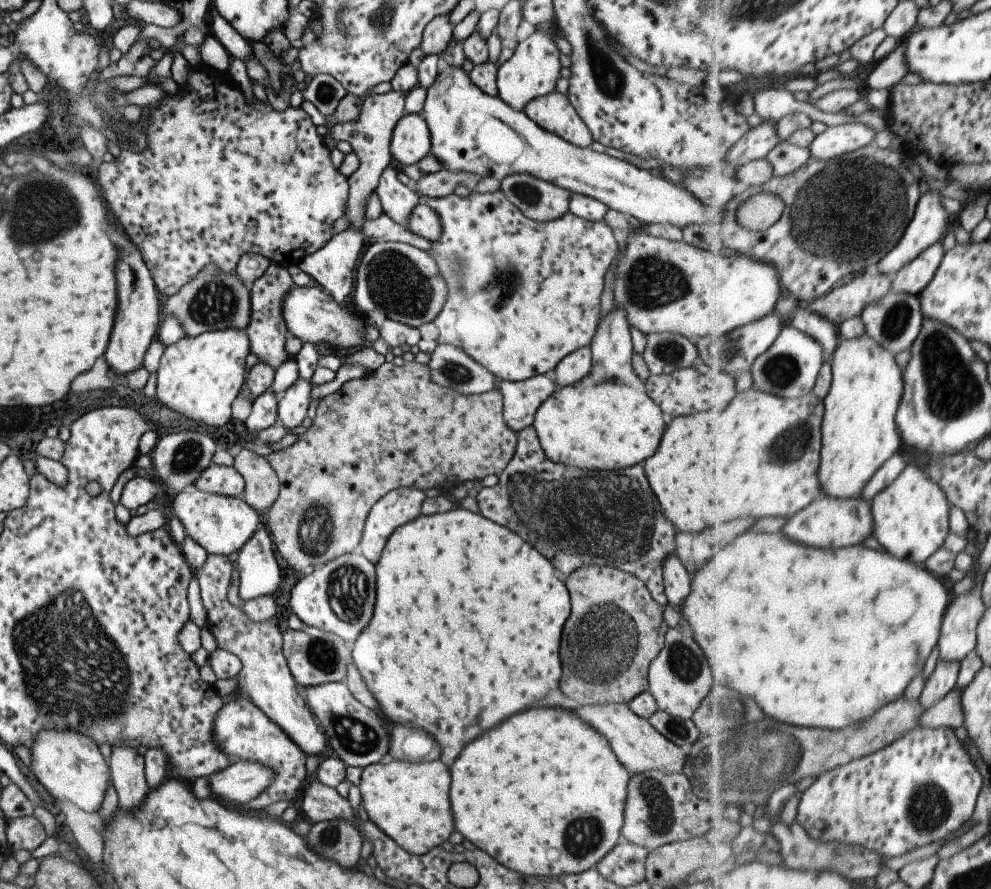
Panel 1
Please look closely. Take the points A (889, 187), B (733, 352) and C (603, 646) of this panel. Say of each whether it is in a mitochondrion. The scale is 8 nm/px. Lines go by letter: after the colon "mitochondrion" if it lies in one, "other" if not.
A: mitochondrion
B: mitochondrion
C: mitochondrion

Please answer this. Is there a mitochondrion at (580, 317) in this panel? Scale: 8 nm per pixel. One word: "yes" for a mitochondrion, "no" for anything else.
no

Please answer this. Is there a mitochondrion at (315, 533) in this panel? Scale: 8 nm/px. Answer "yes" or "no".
yes

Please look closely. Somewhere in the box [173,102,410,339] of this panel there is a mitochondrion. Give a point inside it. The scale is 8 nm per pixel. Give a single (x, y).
(217, 302)

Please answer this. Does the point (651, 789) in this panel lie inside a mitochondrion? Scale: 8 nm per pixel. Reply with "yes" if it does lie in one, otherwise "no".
yes

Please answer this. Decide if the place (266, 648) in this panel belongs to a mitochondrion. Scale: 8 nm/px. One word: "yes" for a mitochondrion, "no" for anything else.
no

